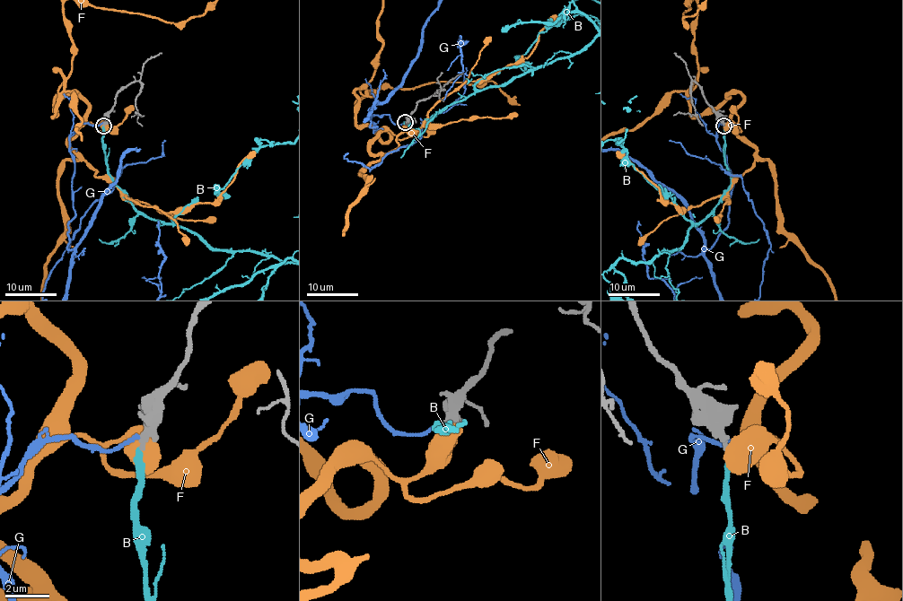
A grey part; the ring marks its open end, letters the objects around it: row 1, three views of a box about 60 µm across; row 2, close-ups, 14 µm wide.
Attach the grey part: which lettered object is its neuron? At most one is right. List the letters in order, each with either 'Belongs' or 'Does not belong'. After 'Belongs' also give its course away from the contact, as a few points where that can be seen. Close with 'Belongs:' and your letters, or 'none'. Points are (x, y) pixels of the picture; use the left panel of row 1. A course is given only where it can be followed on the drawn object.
B: Belongs
F: Does not belong
G: Does not belong
Belongs: B

